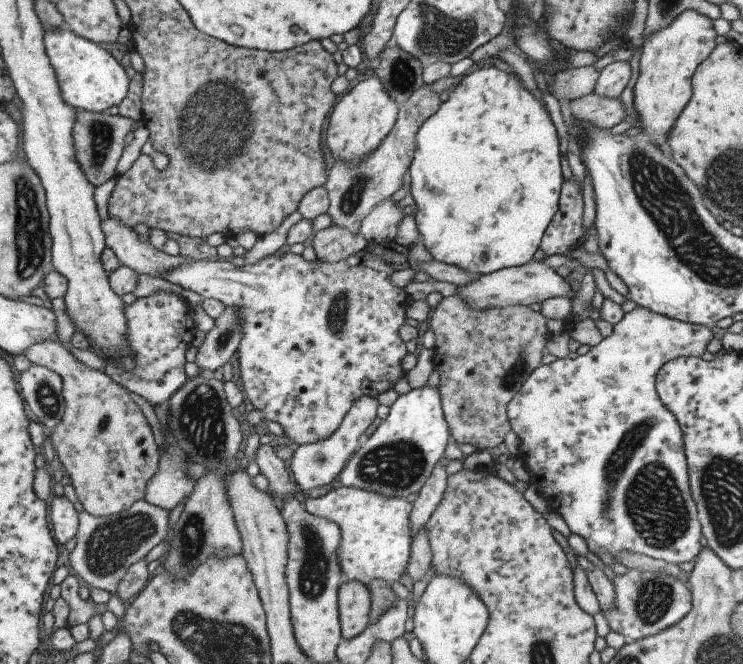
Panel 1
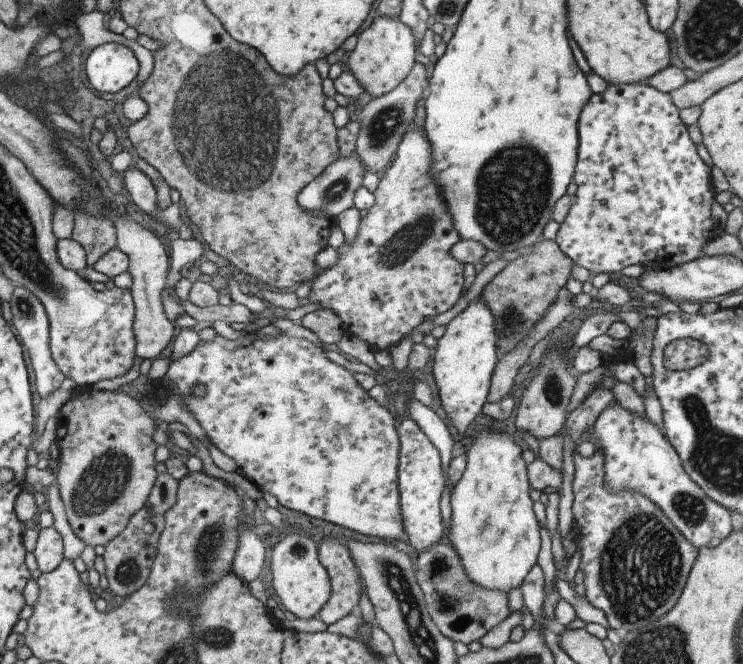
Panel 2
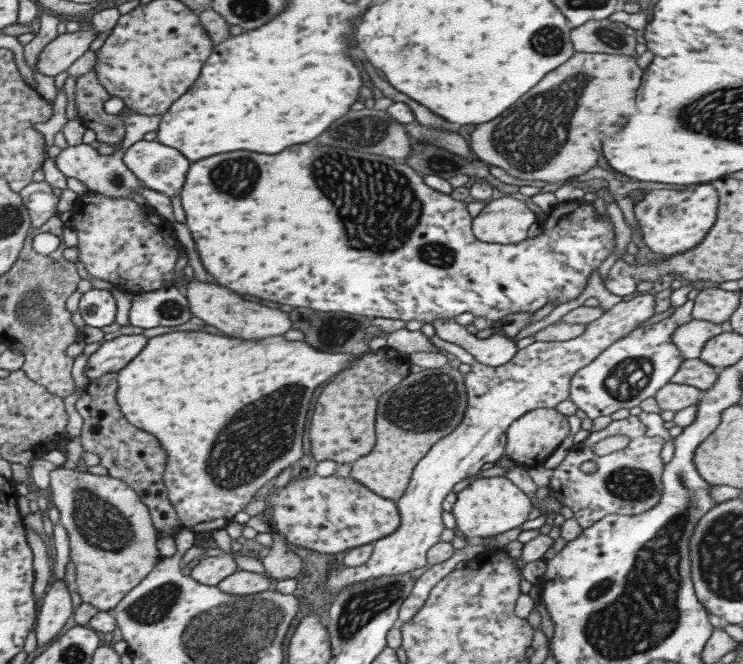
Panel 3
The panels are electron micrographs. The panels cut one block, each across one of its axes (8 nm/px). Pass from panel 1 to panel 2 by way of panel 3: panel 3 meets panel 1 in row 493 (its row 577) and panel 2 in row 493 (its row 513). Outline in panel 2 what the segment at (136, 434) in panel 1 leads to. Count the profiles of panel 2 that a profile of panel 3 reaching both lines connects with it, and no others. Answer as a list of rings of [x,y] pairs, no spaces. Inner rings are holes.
[[[90,388],[67,399],[55,419],[57,425],[54,441],[59,452],[56,483],[69,528],[85,545],[104,546],[129,524],[129,519],[135,512],[143,508],[149,491],[153,488],[158,474],[153,458],[157,445],[153,442],[152,435],[161,426],[126,393]]]

